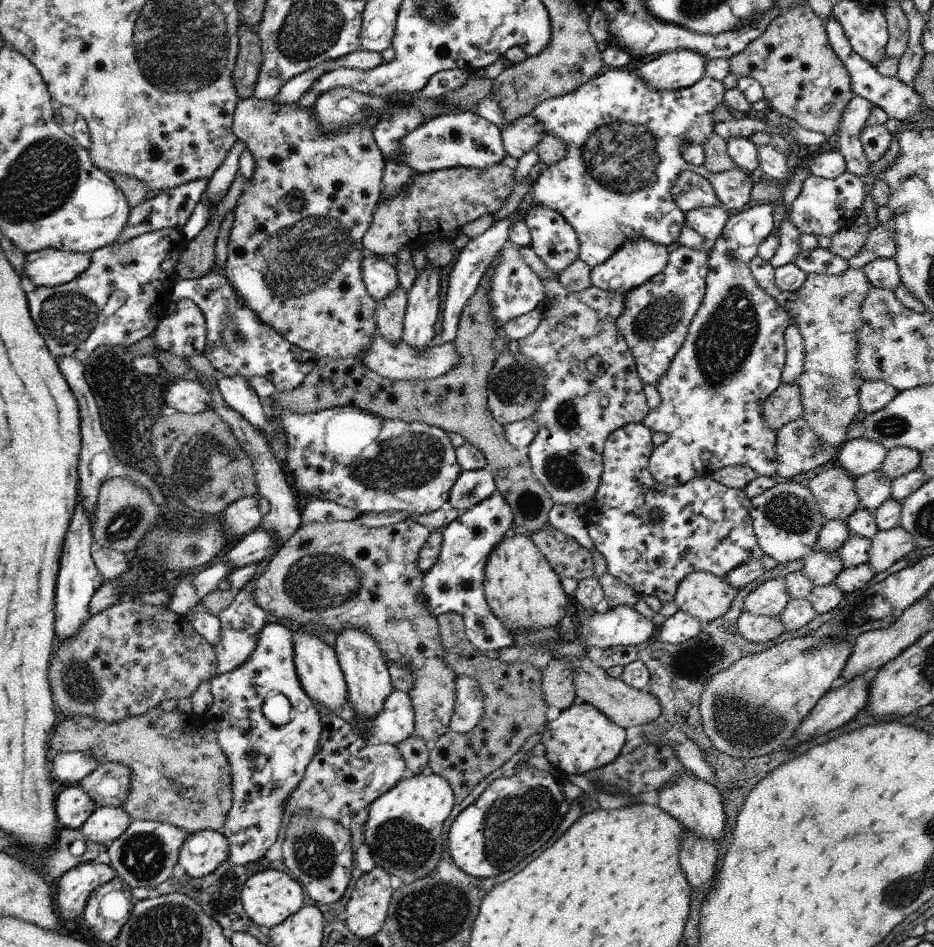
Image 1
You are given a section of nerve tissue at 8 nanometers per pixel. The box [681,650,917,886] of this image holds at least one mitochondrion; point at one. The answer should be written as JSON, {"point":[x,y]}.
{"point":[744,724]}

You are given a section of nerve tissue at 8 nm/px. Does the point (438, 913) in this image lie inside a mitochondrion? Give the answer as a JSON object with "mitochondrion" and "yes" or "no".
{"mitochondrion":"yes"}

